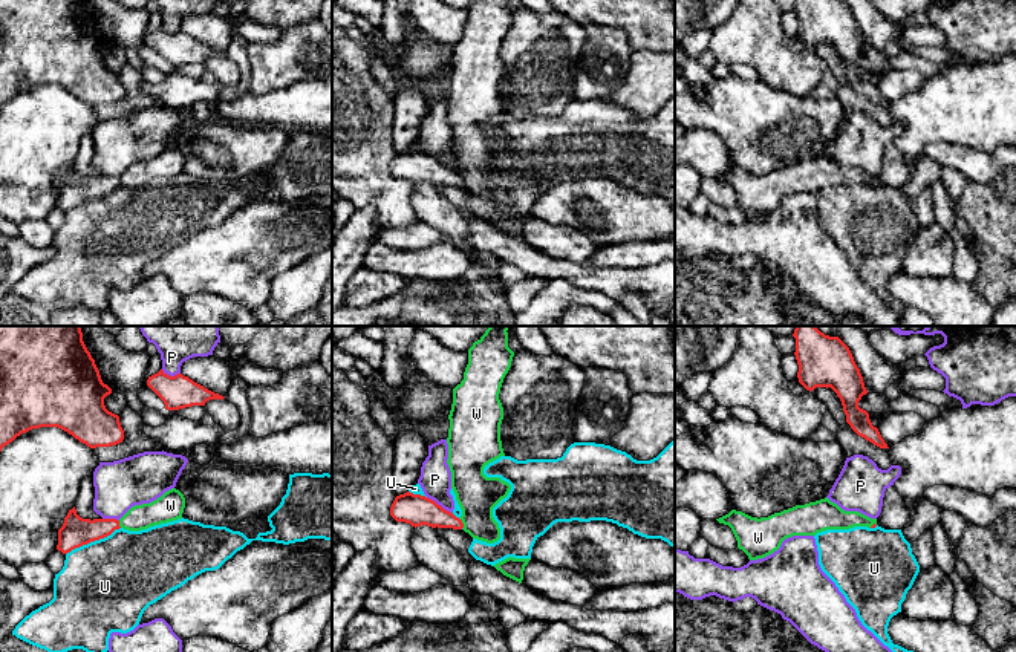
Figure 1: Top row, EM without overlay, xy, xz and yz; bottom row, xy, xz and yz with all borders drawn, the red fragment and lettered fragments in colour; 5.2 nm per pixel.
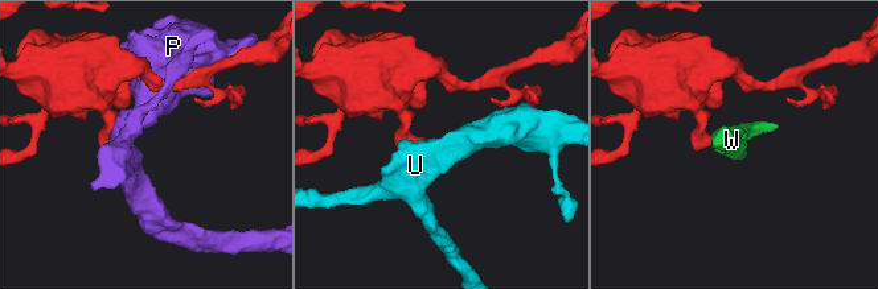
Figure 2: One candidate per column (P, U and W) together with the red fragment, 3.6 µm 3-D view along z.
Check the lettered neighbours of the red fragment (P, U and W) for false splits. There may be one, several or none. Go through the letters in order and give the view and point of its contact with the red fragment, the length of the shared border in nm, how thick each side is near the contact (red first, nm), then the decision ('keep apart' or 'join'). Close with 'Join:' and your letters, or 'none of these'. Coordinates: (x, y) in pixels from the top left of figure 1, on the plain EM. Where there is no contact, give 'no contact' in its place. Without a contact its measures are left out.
P: contact xz (439, 162); length 160 nm; calibres 160 and 170 nm; keep apart
U: contact xy (92, 198); length 320 nm; calibres 160 and 480 nm; keep apart
W: contact xz (462, 181); length 50 nm; calibres 160 and 220 nm; keep apart
Join: none of these

